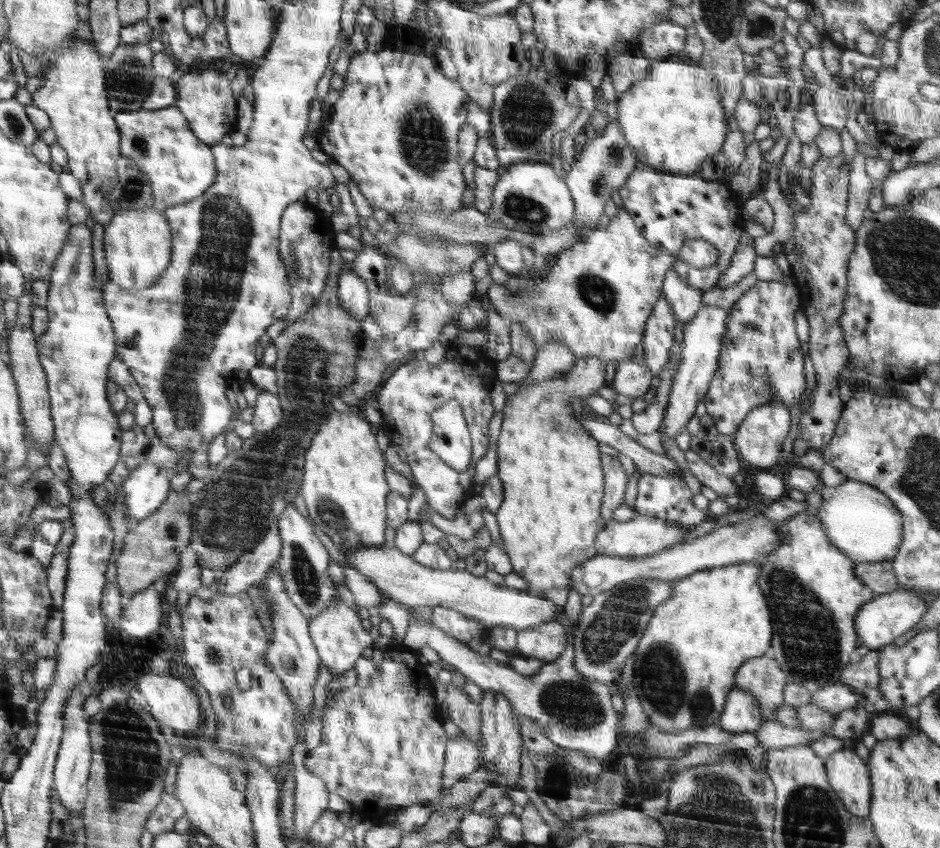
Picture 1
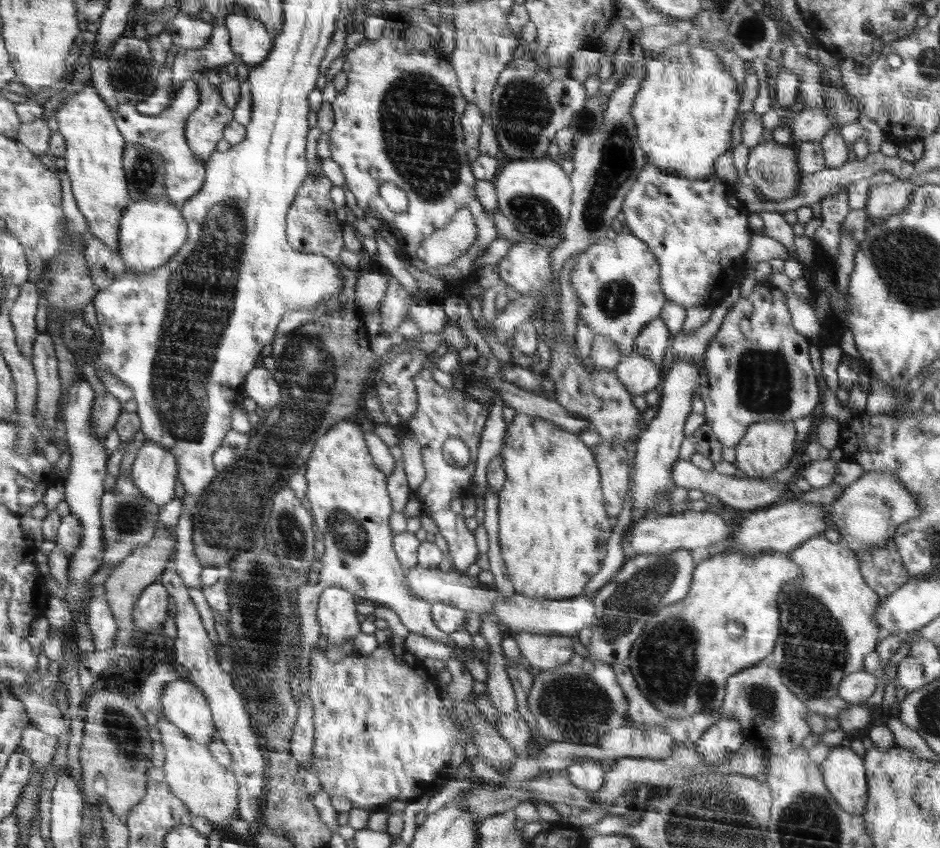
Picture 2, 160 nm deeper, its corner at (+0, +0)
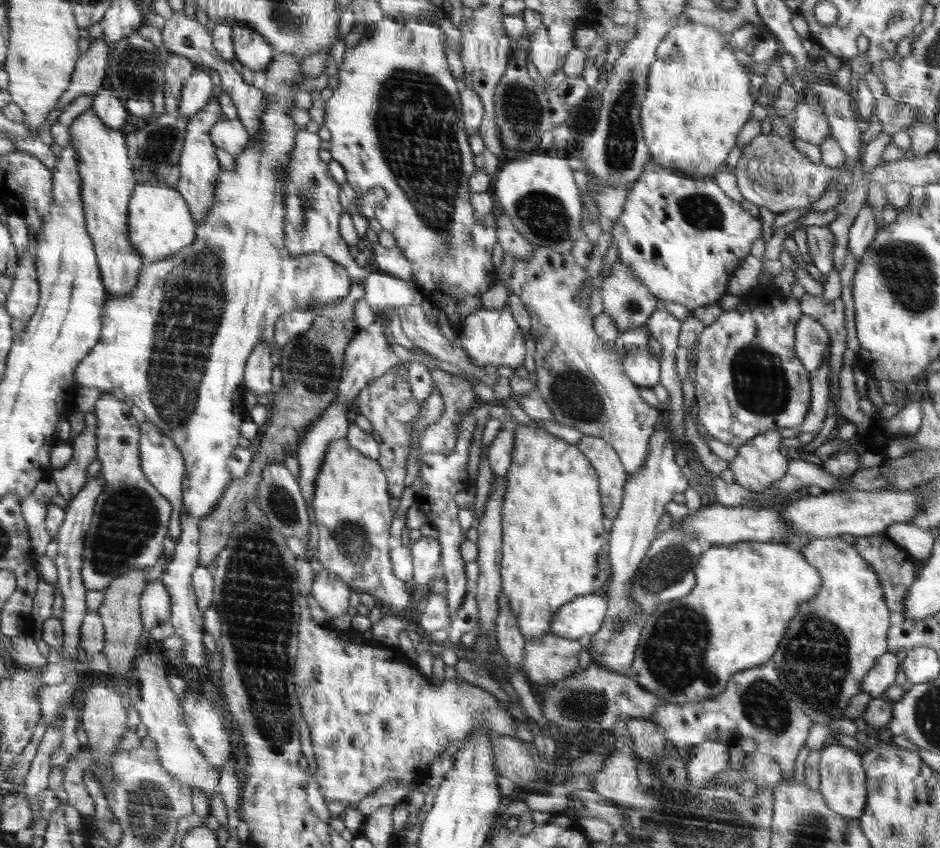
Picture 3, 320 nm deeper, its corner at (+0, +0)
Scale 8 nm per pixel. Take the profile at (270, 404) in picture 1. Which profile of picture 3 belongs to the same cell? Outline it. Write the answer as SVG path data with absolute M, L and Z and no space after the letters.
M260 343L250 355L246 363L245 381L251 393L271 396L274 386L271 383L273 363L270 359L270 347Z

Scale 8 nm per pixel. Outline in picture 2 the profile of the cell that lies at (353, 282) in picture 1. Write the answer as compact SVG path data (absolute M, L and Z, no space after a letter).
M381 269L360 273L357 277L355 299L367 312L377 310L383 302L388 285L389 276Z

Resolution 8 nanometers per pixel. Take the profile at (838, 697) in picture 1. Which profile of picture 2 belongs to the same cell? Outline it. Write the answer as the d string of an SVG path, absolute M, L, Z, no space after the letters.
M865 670L854 672L842 679L837 697L852 705L864 704L876 692L877 682L878 678Z

